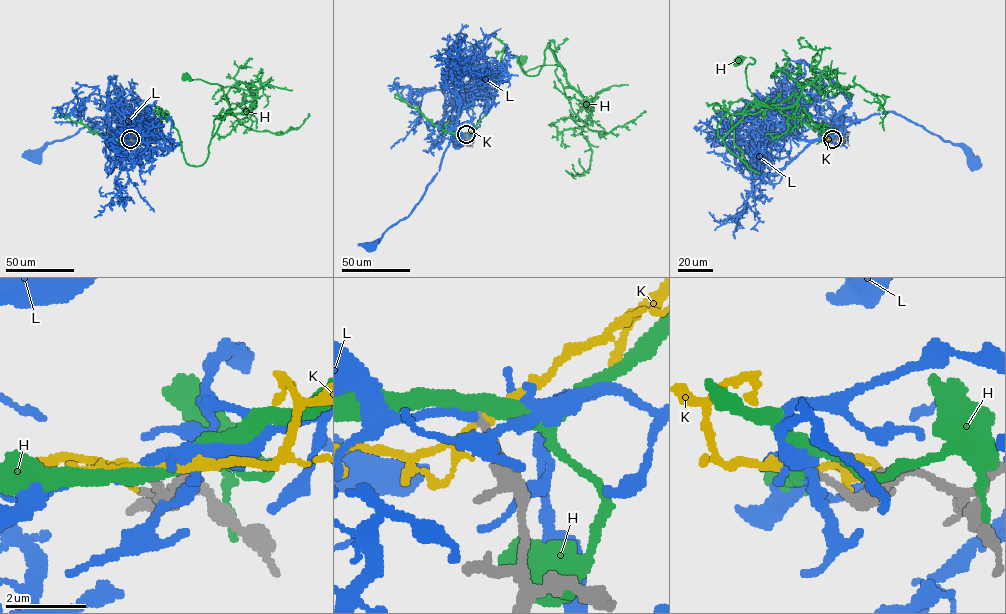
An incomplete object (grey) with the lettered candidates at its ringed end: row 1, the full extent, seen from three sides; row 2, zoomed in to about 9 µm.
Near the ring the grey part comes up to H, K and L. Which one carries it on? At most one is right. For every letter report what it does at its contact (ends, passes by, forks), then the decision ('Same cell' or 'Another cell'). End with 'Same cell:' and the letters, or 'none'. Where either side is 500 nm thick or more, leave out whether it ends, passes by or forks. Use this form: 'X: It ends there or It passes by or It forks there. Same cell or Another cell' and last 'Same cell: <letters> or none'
H: It passes by. Another cell
K: It forks there. Another cell
L: It passes by. Same cell
Same cell: L

